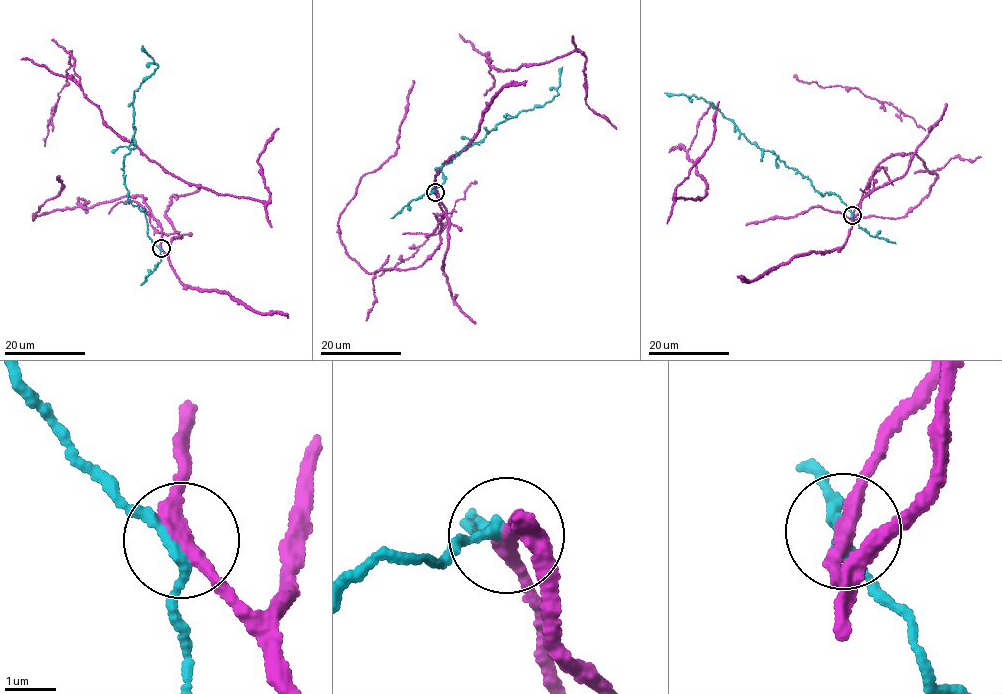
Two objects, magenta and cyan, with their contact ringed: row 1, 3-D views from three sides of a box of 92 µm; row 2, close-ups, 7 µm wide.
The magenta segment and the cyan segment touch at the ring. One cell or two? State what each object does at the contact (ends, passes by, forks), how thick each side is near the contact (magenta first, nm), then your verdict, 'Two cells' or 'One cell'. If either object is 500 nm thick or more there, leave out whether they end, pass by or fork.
At the ring magenta passes by. At the ring cyan passes by. Thickness 320 nm (magenta) against 190 nm. Two cells

